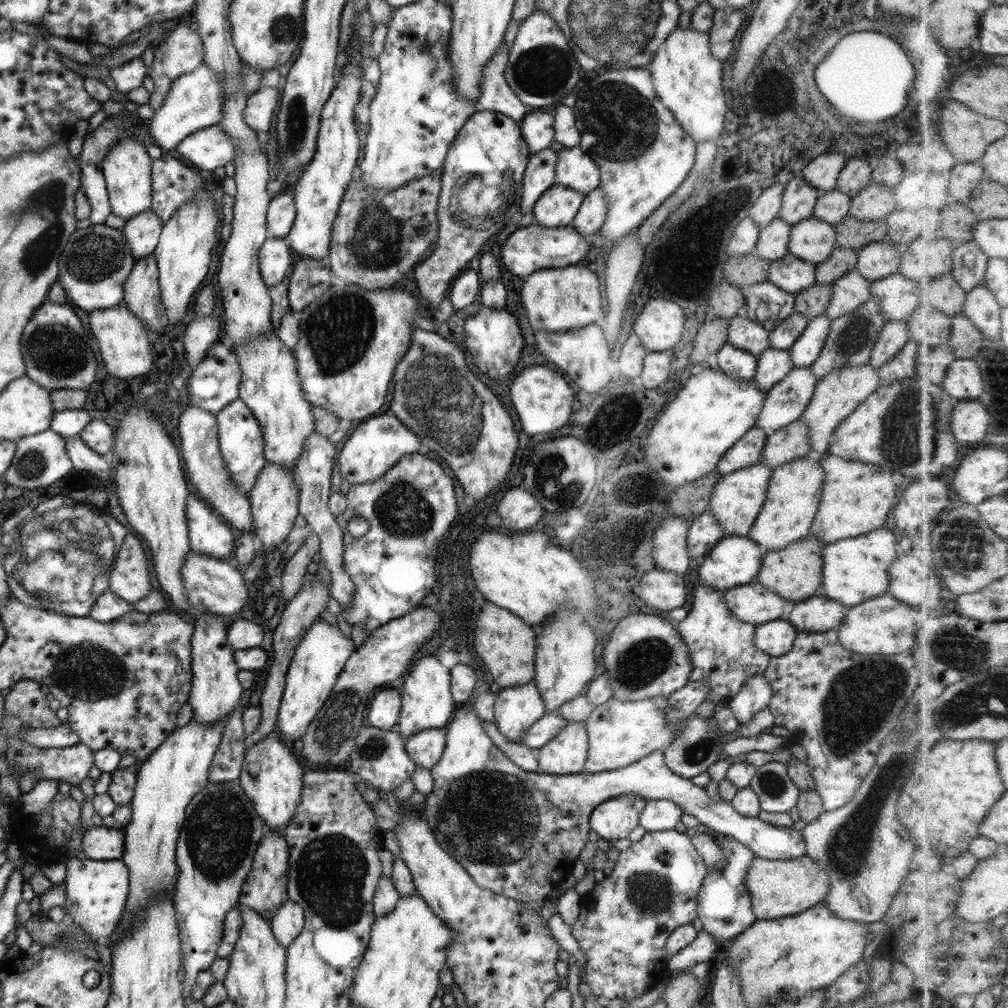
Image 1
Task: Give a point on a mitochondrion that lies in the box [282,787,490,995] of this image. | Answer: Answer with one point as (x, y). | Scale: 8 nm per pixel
(330, 876)

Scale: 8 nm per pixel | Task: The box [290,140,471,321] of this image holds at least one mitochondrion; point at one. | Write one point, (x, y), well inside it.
(371, 251)

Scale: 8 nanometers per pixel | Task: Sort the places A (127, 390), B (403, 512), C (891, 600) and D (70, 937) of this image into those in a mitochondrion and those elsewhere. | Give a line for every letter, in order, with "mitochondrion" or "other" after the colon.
A: other
B: mitochondrion
C: other
D: mitochondrion

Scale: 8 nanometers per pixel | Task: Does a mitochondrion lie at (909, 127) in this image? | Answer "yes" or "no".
no

